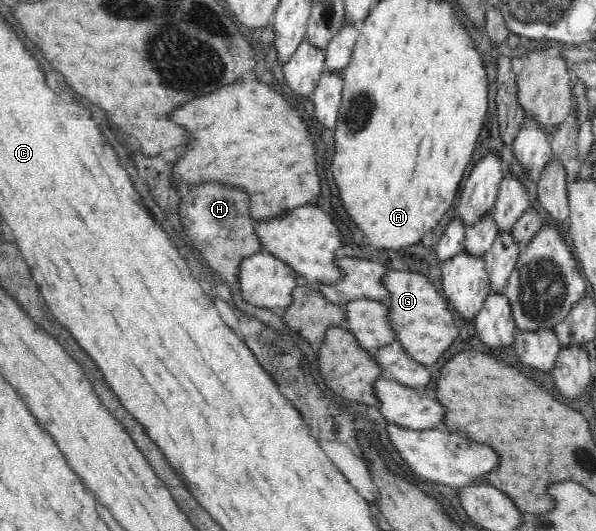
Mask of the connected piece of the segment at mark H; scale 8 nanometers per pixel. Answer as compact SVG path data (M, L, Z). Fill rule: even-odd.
M205 183L191 189L182 204L181 225L185 235L193 241L193 247L201 253L214 277L225 284L235 283L240 261L260 251L259 240L252 231L255 220L249 217L247 195L227 185Z

